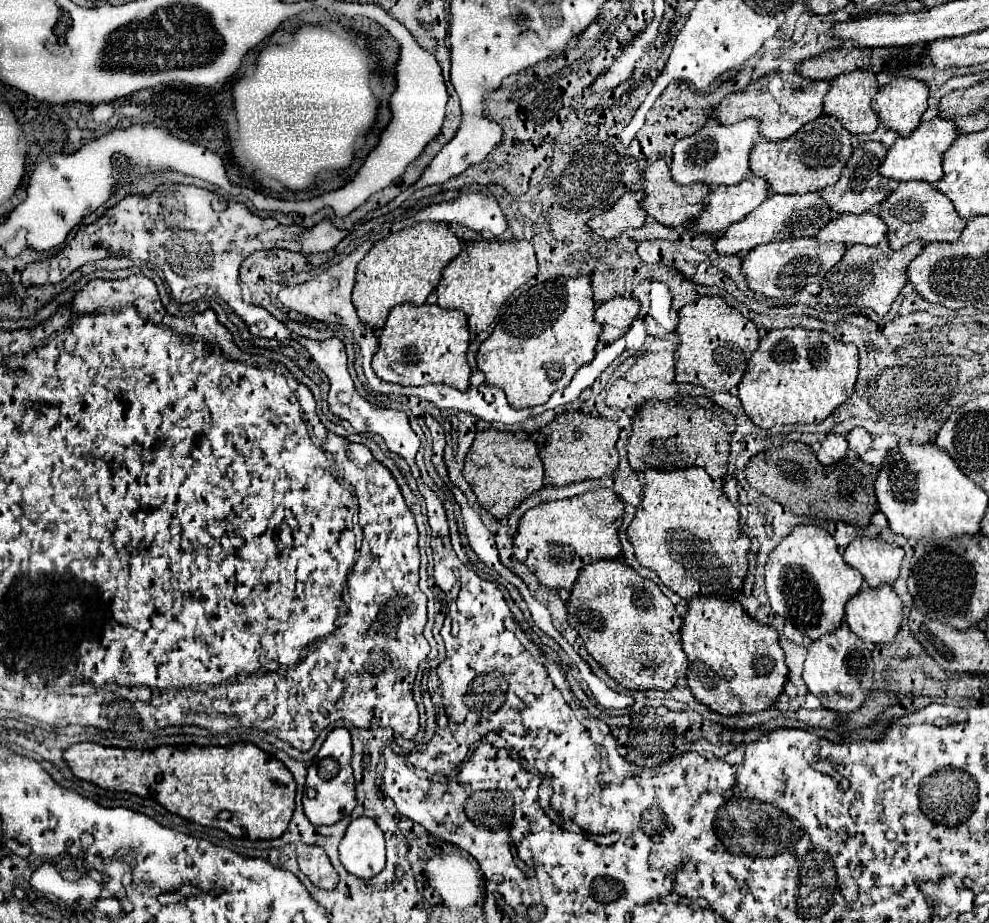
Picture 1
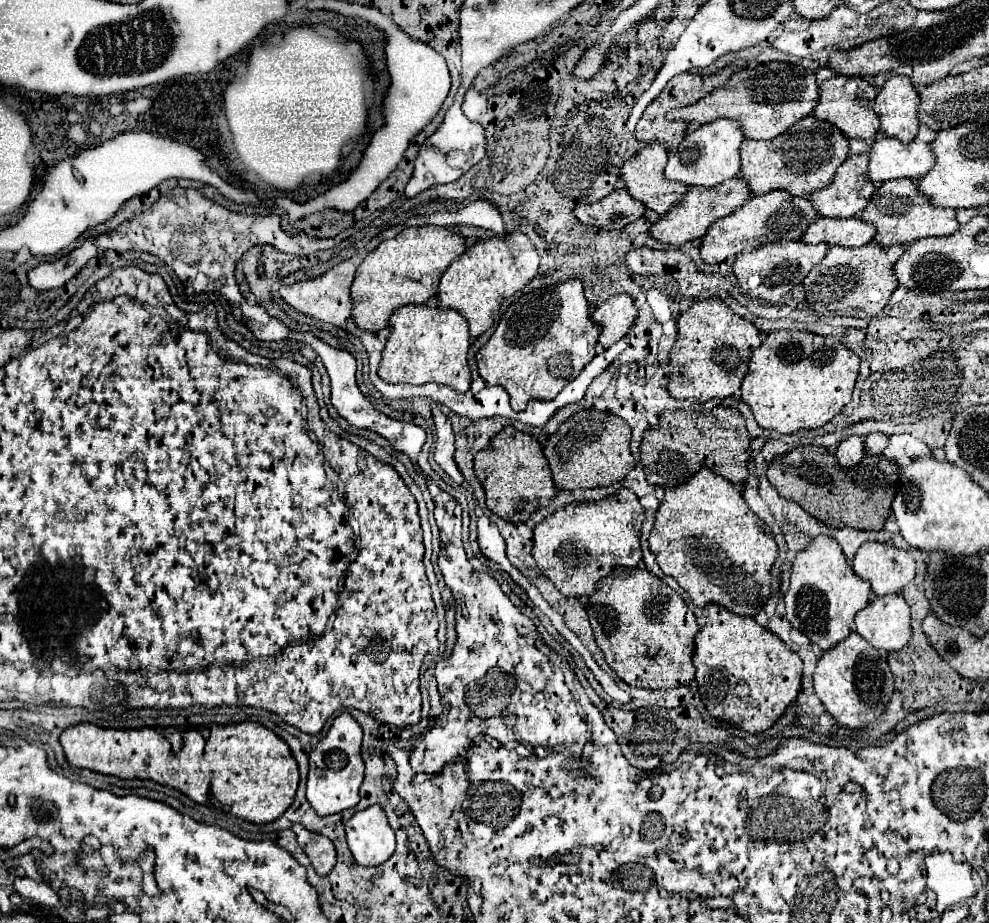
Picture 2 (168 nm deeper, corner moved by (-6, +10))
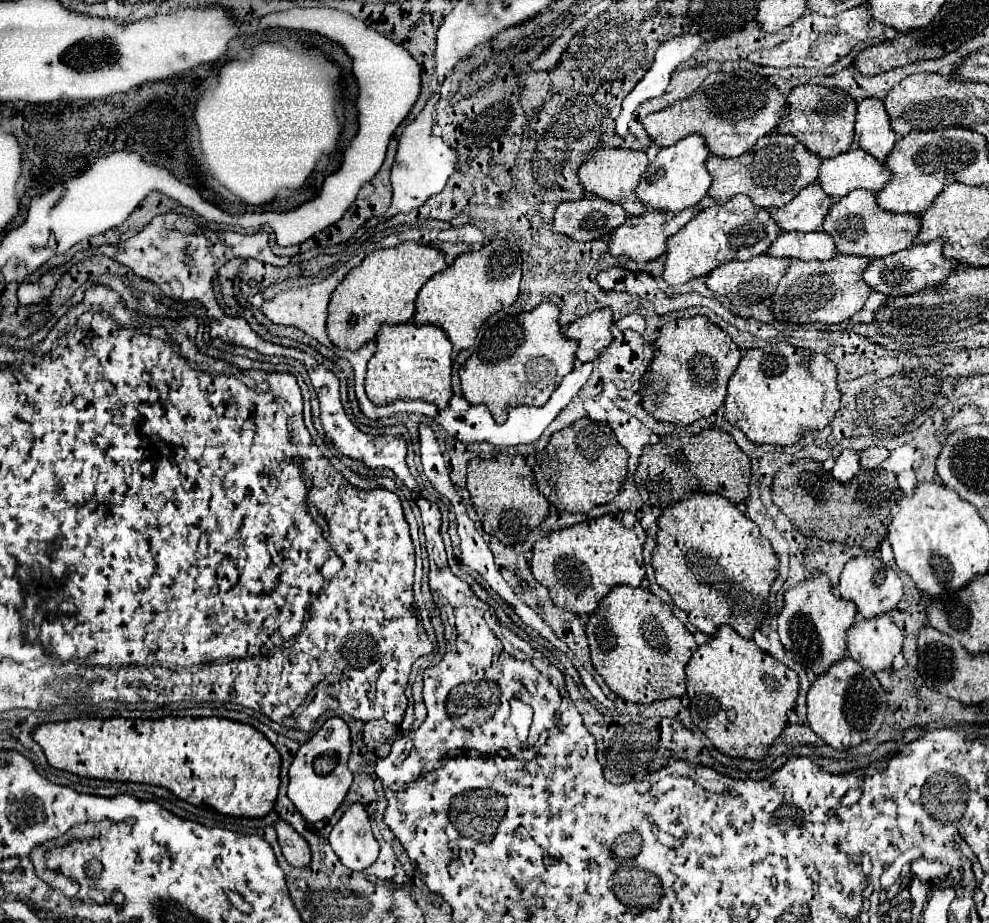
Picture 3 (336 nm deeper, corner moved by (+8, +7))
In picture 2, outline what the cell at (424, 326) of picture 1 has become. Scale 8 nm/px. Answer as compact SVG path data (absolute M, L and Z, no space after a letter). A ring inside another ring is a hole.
M406 304L398 308L388 322L390 338L382 352L382 364L378 374L382 380L398 384L446 384L458 392L470 388L470 366L468 366L468 348L470 332L464 316L452 308L438 308L426 304Z

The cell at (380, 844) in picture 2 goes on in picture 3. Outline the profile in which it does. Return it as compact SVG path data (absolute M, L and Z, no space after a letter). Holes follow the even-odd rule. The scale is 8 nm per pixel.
M354 803L334 825L328 841L338 859L352 871L364 871L378 857L378 841L372 835L370 817L364 805Z

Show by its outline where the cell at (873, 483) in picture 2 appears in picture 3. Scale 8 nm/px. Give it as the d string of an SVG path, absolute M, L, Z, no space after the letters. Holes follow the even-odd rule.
M802 459L782 467L774 477L774 503L788 515L802 535L858 545L866 551L876 551L884 541L884 523L890 519L900 495L896 475L886 469L860 469L848 487L824 471L820 463Z

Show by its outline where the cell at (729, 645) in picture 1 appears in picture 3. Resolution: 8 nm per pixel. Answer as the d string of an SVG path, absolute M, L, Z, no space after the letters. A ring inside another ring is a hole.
M722 625L706 645L698 647L686 665L686 685L690 697L692 723L712 741L712 745L726 757L760 761L768 755L778 735L788 723L788 711L796 707L798 699L798 675L772 655L758 649L750 639L740 637L732 627Z

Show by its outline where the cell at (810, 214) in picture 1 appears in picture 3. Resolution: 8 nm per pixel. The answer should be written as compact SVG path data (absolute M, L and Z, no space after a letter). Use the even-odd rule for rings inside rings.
M734 195L730 201L726 201L726 205L710 203L666 241L666 263L662 277L672 287L684 285L692 277L708 275L722 263L748 261L766 253L778 235L780 227L772 221L770 213L754 207L746 195Z

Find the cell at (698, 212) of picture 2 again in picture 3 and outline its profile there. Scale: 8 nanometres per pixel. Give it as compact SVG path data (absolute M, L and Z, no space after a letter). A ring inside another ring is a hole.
M692 207L690 211L680 211L680 213L664 213L664 211L644 211L638 217L628 217L624 225L620 225L616 231L610 233L608 239L608 253L612 257L628 257L632 261L652 261L660 255L664 255L666 251L666 239L670 235L674 235L680 227L684 227L696 213L700 211L700 207Z

